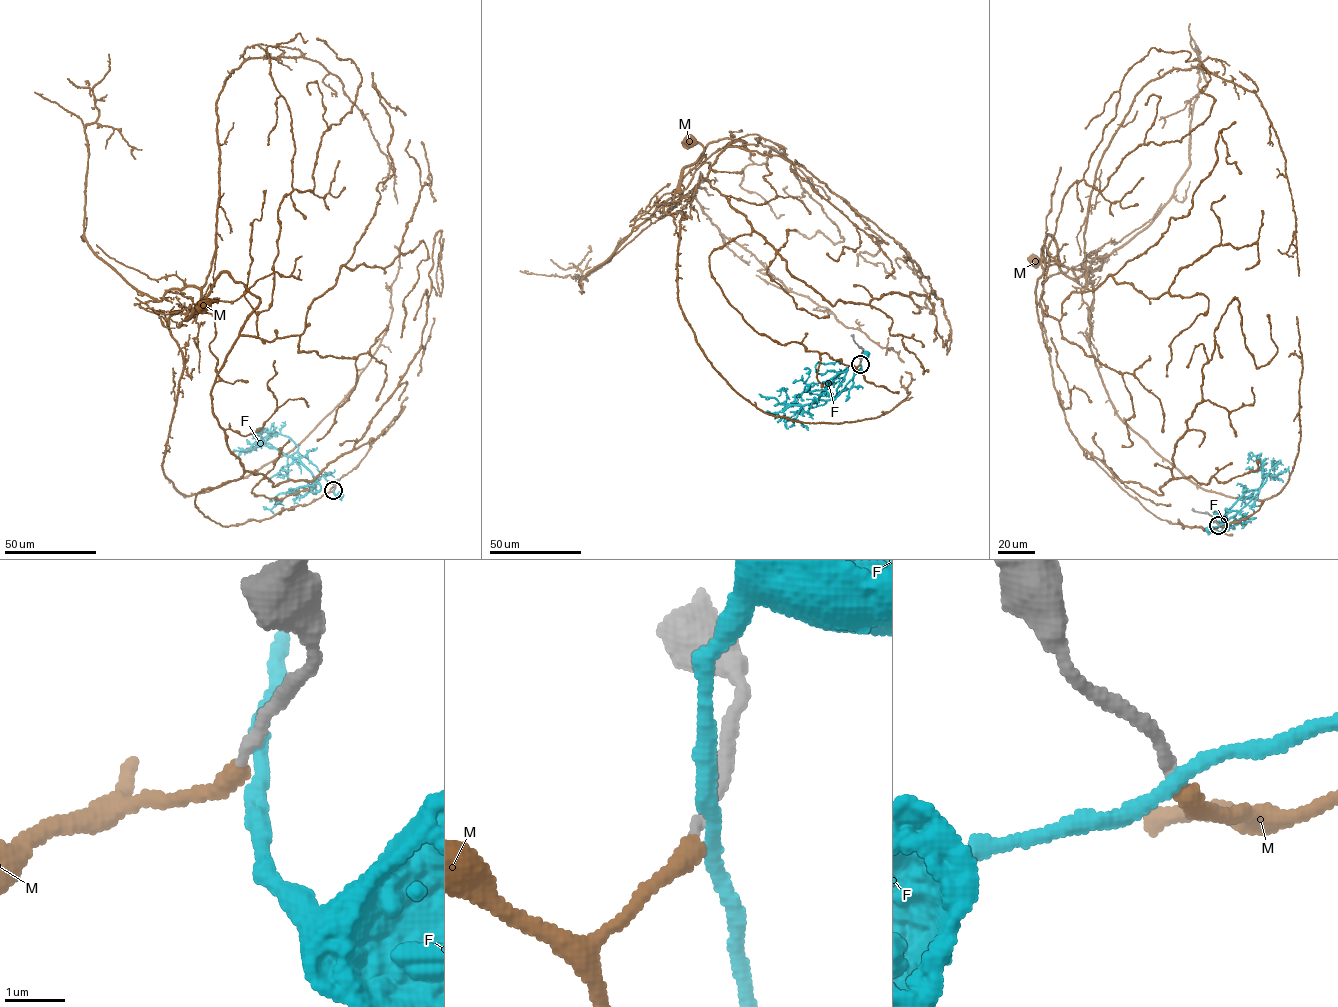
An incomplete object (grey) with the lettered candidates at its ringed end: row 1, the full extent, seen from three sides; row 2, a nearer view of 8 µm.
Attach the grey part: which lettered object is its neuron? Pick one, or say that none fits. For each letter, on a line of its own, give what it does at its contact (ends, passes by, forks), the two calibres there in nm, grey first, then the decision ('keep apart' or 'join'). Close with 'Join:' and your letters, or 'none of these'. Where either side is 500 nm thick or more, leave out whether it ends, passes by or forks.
F: it passes by; 220 nm thick on the grey side, 240 nm on the other; keep apart
M: it ends there; 180 nm thick on the grey side, 320 nm on the other; join
Join: M

